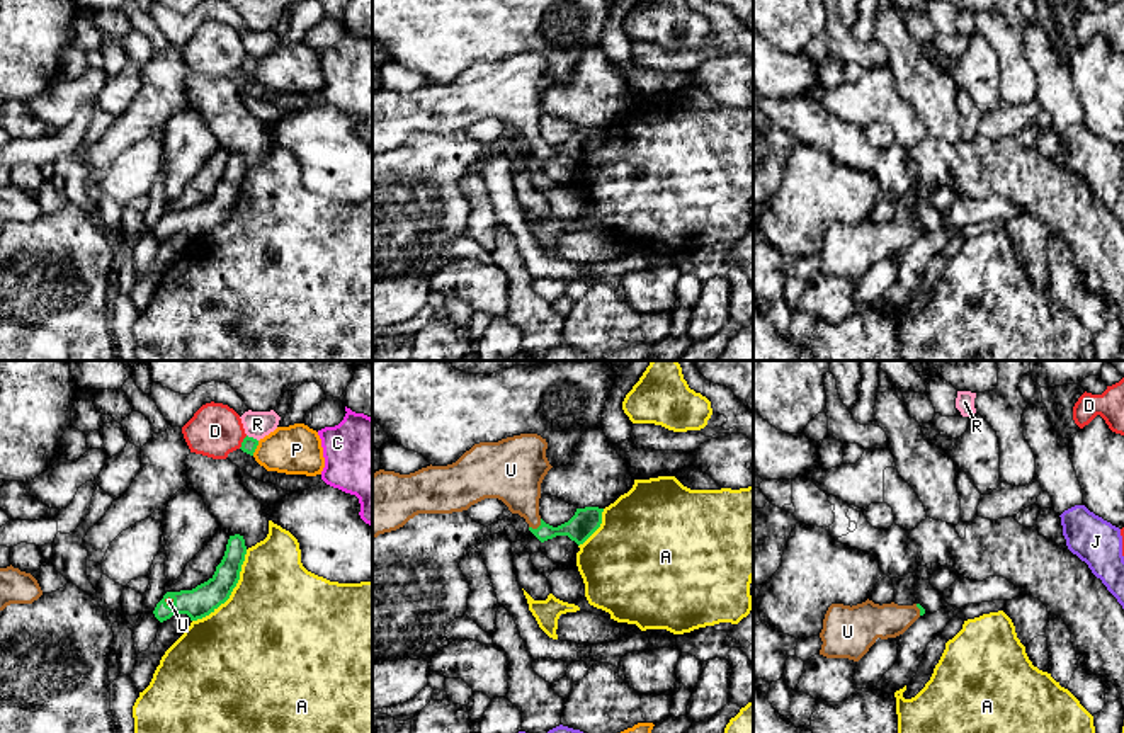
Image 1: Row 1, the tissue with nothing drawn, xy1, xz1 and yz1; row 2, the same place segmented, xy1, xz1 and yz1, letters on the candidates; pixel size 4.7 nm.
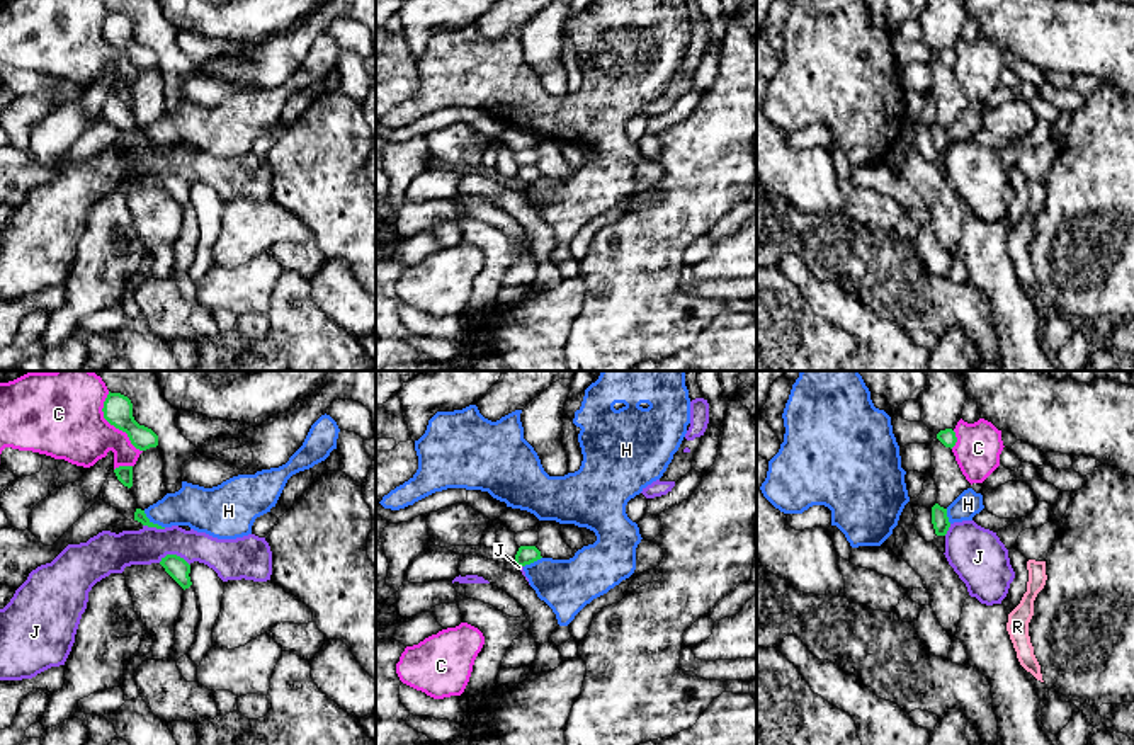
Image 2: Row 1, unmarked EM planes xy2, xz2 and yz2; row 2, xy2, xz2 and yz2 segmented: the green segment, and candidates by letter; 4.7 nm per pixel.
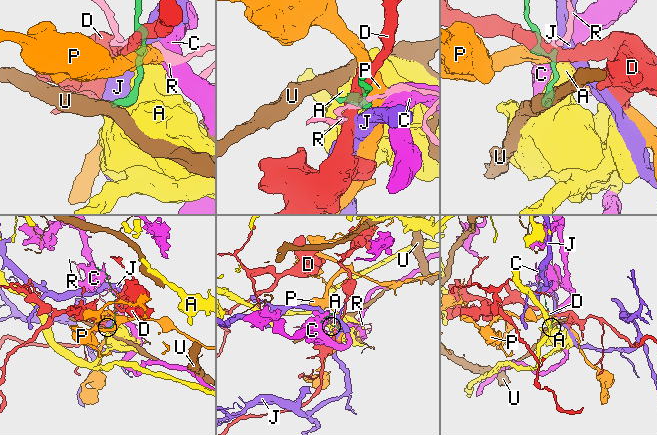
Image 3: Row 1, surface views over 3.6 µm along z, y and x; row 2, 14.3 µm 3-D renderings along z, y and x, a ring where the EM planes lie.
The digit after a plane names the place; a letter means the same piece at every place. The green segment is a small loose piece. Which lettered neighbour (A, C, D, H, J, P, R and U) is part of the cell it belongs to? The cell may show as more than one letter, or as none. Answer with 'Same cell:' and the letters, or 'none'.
Same cell: U

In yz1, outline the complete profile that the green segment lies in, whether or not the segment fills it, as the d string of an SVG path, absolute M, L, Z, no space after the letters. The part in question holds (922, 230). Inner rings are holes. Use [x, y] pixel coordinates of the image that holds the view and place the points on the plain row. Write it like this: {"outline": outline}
{"outline": "M866 219L857 224L832 223L823 238L820 274L859 281L877 257L903 253L925 228L920 223L898 224Z"}

